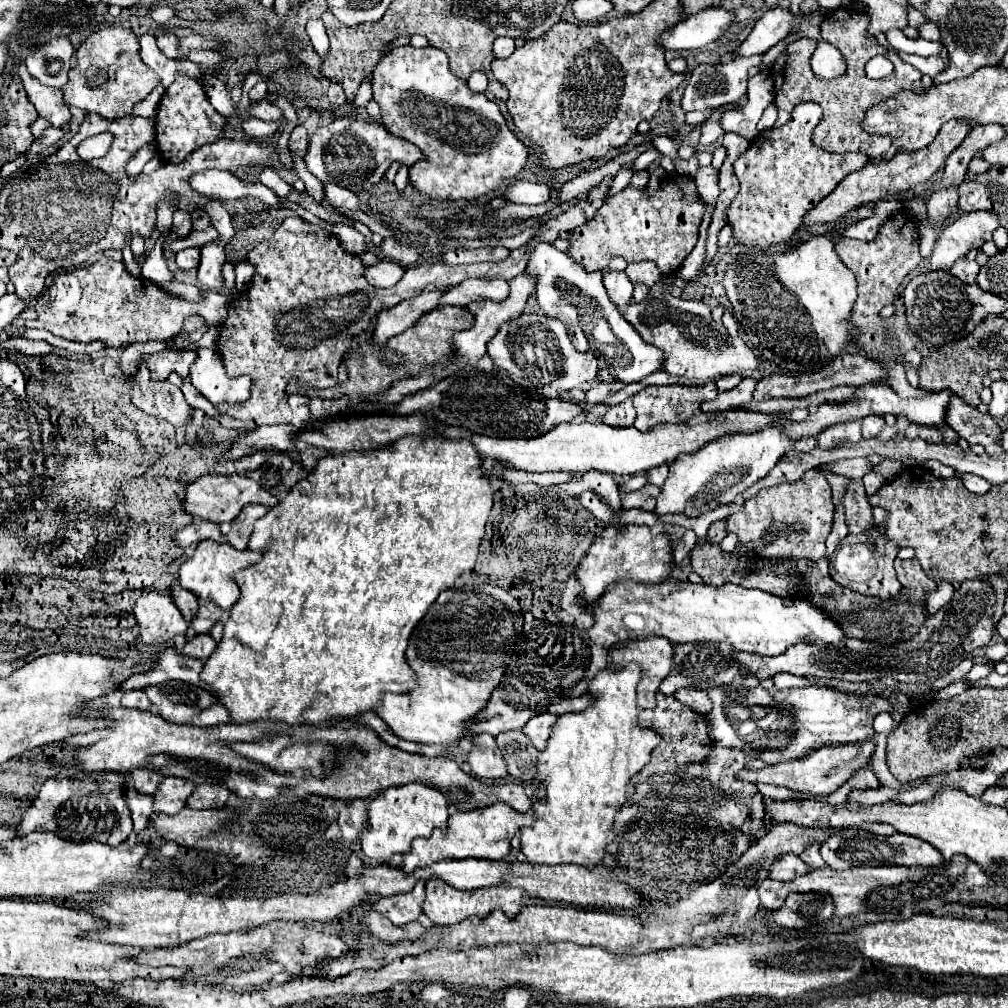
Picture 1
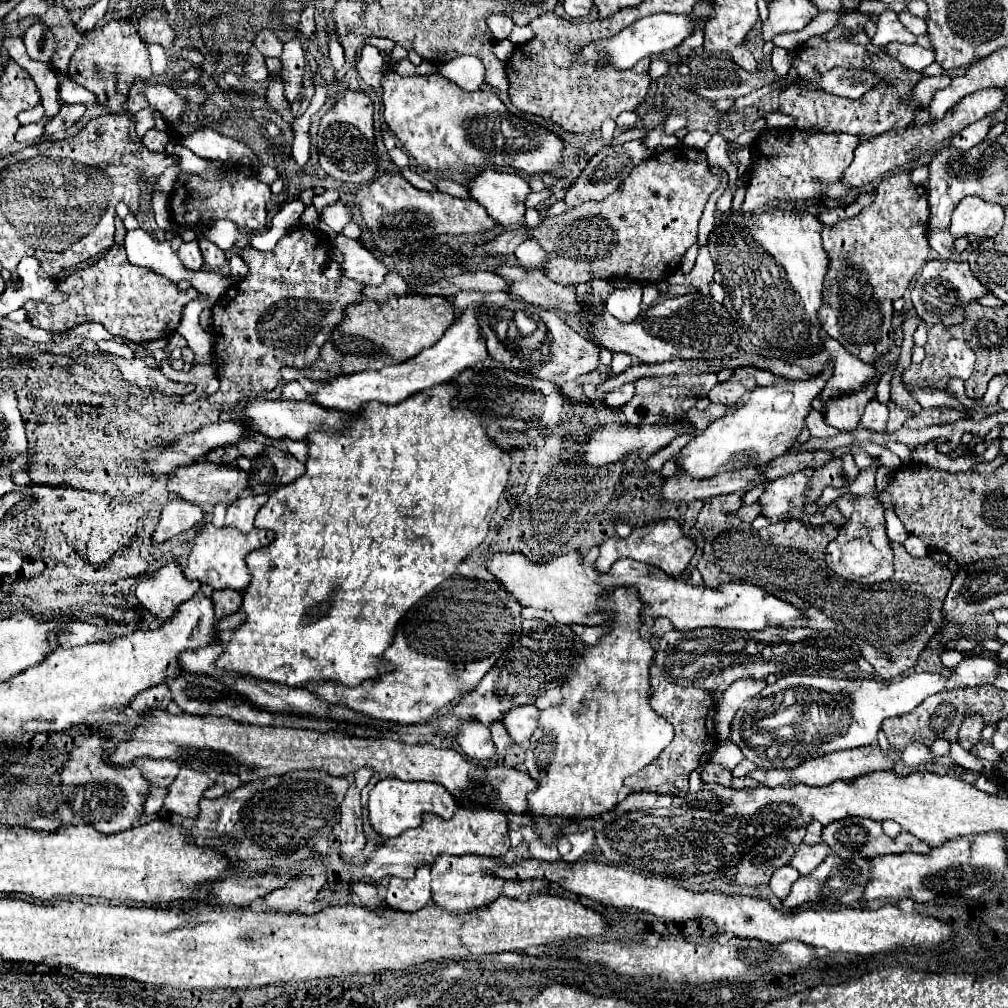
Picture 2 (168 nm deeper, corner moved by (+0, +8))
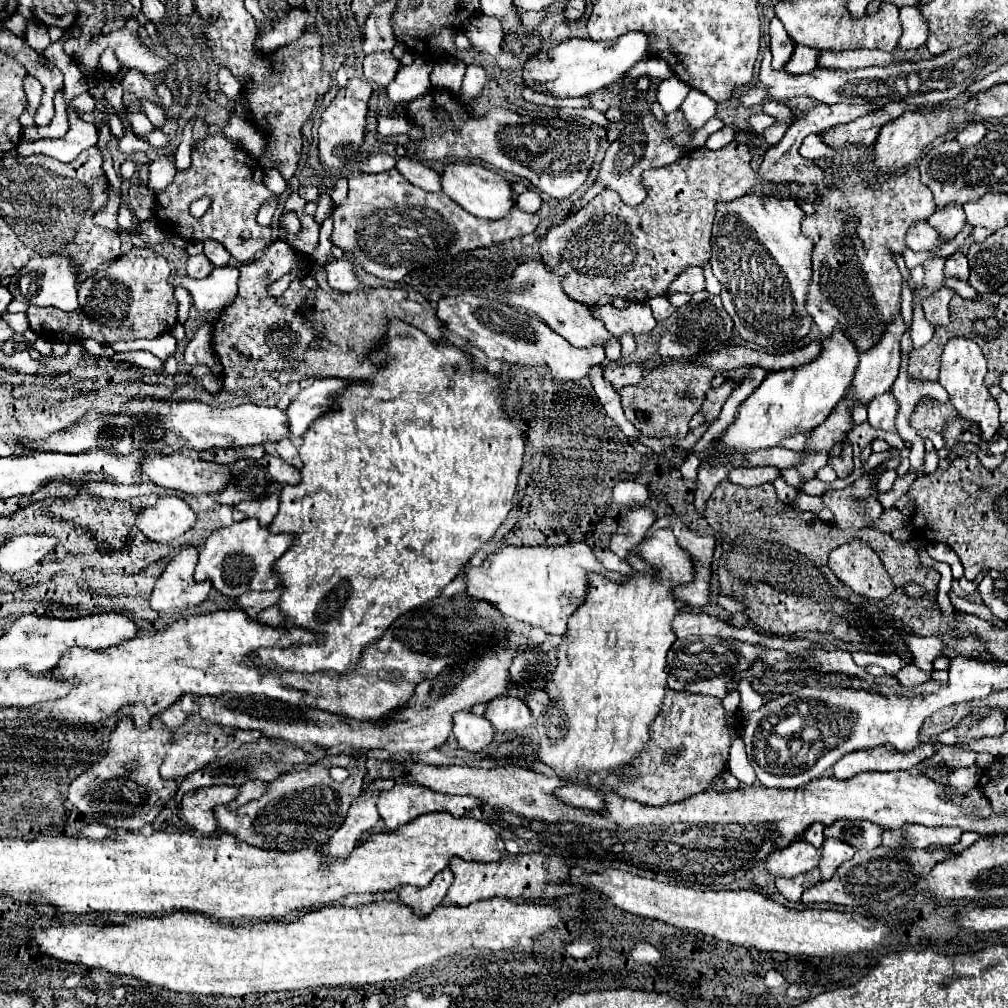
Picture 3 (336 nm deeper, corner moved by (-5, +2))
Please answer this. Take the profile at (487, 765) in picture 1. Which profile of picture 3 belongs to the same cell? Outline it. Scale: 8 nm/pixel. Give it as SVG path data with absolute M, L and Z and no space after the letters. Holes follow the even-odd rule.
M458 712L458 716L454 716L454 736L464 750L482 752L492 744L494 730L484 716L476 716L472 712Z

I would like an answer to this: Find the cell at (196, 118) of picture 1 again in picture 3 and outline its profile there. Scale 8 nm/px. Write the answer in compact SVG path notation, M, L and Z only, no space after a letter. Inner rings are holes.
M128 70L122 78L122 88L124 92L136 96L138 100L150 100L152 104L160 106L160 100L158 100L158 92L156 92L156 86L152 80L148 80L142 72L138 70Z

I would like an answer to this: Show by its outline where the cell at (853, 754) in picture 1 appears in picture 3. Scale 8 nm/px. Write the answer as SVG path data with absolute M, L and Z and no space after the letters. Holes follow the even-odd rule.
M920 744L912 752L898 752L892 746L878 746L870 750L858 750L842 756L834 768L832 776L838 780L848 780L850 776L858 776L862 772L892 772L892 770L912 770L918 762L928 760L936 754L936 748L928 744Z

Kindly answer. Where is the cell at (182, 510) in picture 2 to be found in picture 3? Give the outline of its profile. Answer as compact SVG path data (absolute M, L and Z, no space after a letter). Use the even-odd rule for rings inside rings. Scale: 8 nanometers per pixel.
M170 496L160 498L156 506L142 510L136 526L154 542L170 542L188 532L196 518L198 516L182 498Z

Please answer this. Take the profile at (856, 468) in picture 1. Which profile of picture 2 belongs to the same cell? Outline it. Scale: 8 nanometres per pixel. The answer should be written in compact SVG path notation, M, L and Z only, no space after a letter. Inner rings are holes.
M799 452L799 454L785 454L781 458L773 458L773 462L769 462L765 466L765 474L769 474L769 480L777 480L781 476L789 476L793 472L799 472L807 466L813 468L821 468L823 464L827 464L833 456L829 452Z

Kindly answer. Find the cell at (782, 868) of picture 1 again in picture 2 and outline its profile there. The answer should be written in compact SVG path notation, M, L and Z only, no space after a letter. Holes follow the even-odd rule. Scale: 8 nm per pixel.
M801 844L801 848L795 852L791 860L791 866L797 868L803 876L807 876L829 856L829 852L831 852L829 846L823 846L823 844L815 844L815 846Z

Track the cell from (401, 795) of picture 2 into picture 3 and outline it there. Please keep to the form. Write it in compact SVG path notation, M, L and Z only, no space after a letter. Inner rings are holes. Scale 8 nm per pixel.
M396 784L392 790L384 790L380 792L380 798L378 798L378 812L380 812L380 818L384 820L386 828L390 832L398 830L400 826L416 820L418 816L422 814L430 814L430 812L440 812L440 810L446 810L450 812L452 816L456 818L462 818L466 816L472 808L476 808L480 804L478 798L474 796L450 796L450 794L438 794L434 790L428 790L424 786L414 786L414 784Z

